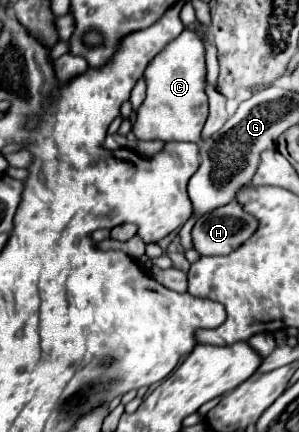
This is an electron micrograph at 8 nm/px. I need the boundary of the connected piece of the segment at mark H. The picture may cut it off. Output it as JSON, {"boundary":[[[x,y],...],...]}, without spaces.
{"boundary":[[[230,202],[198,218],[192,228],[194,248],[202,256],[230,254],[240,248],[258,228],[258,220],[244,212],[238,202]]]}

